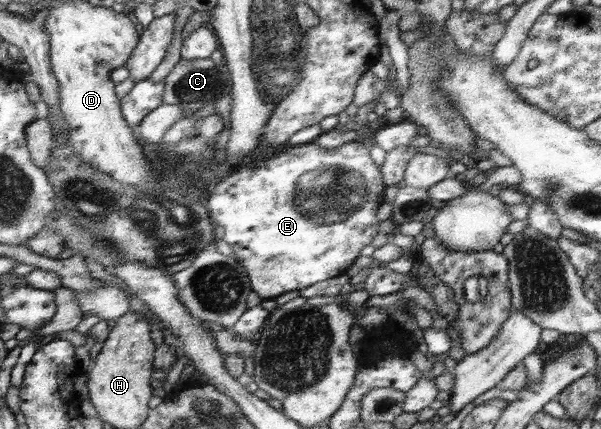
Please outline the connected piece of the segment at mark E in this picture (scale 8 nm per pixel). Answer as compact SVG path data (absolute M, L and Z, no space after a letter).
M361 140L351 141L337 146L337 148L331 148L331 150L325 150L314 142L297 145L295 148L292 146L285 152L274 154L274 157L265 160L265 164L261 164L257 168L245 166L245 168L233 172L231 176L227 176L225 180L215 186L213 193L209 193L204 208L208 210L208 216L225 230L222 240L233 247L235 260L246 269L247 277L250 278L252 292L257 293L262 300L275 300L279 295L295 290L301 291L313 284L346 275L354 261L361 255L363 248L371 245L375 236L379 234L380 224L383 224L383 216L379 216L379 212L383 212L383 203L384 200L387 200L387 183L385 174L382 172L383 164L379 164L379 160L375 160L375 152L371 152L371 149L372 145L365 144Z

